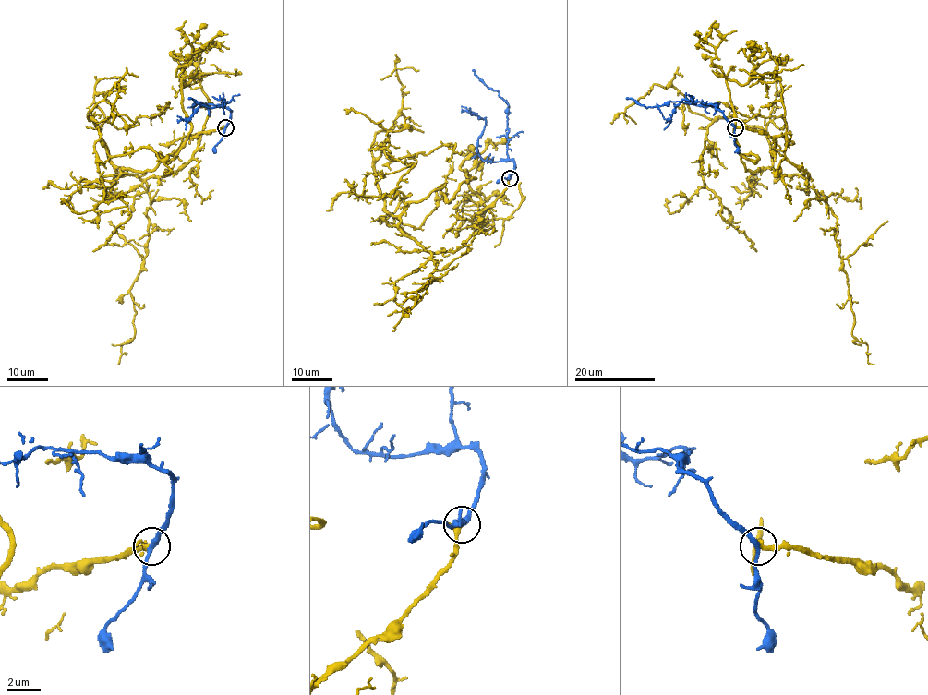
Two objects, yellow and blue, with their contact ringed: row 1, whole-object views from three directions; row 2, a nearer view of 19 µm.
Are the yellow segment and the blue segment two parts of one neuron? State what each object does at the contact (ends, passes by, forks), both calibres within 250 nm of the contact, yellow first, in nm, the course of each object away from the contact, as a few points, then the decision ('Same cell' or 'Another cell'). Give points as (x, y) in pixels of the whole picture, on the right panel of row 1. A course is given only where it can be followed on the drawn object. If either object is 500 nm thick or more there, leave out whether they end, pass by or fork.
At the ring yellow ends. At the ring blue passes by. Thickness 300 nm (yellow) against 240 nm. Course of yellow: (734, 127), (784, 135), (809, 176), (780, 174), (760, 128), (708, 127), (705, 184), (756, 251). Course of blue: (734, 127), (712, 104), (682, 99), (645, 107), (626, 98). Same cell

